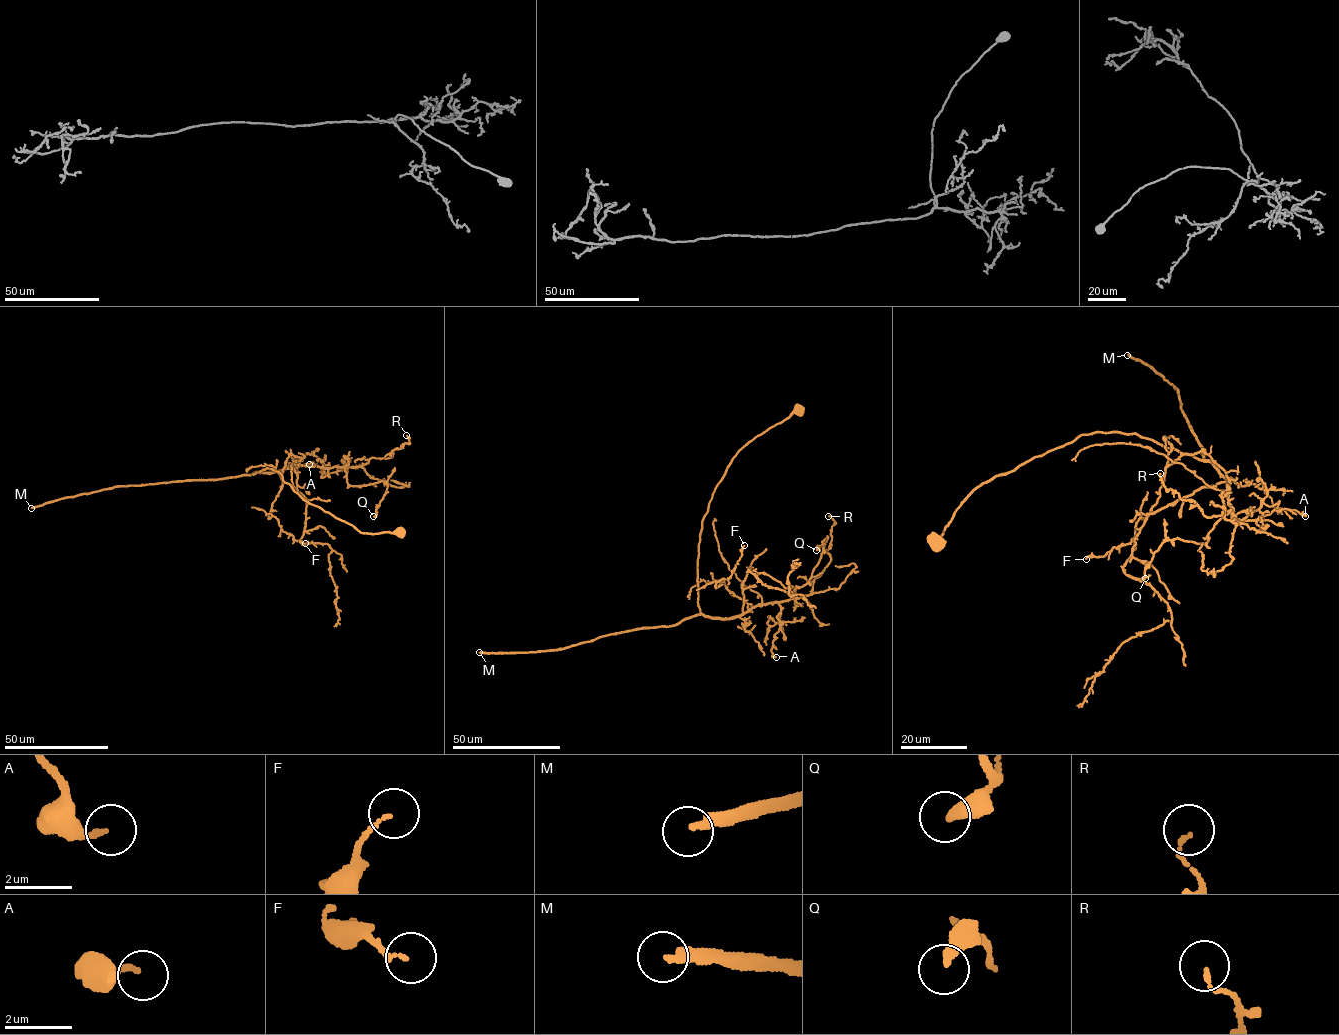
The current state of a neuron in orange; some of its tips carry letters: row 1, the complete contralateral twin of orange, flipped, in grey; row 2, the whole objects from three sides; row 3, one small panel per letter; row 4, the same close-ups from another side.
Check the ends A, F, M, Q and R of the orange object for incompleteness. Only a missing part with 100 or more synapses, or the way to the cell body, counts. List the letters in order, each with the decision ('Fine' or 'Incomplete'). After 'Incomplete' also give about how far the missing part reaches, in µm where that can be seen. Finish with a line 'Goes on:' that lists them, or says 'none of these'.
A: Fine
F: Fine
M: Incomplete. Missing length about 150 µm
Q: Fine
R: Fine
Goes on: M

